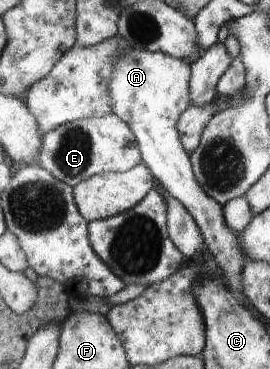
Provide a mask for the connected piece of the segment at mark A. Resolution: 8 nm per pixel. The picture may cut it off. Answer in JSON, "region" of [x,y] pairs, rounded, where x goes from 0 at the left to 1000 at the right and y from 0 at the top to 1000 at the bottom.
{"region":[[[489,130],[444,154],[422,179],[407,222],[415,285],[422,304],[496,352],[533,442],[556,453],[589,501],[670,545],[737,610],[759,664],[822,732],[841,775],[907,808],[900,718],[911,702],[889,653],[893,640],[841,607],[830,558],[781,537],[733,491],[704,412],[674,388],[659,350],[663,322],[711,285],[707,209],[707,176],[678,160],[596,138],[511,138]]]}

